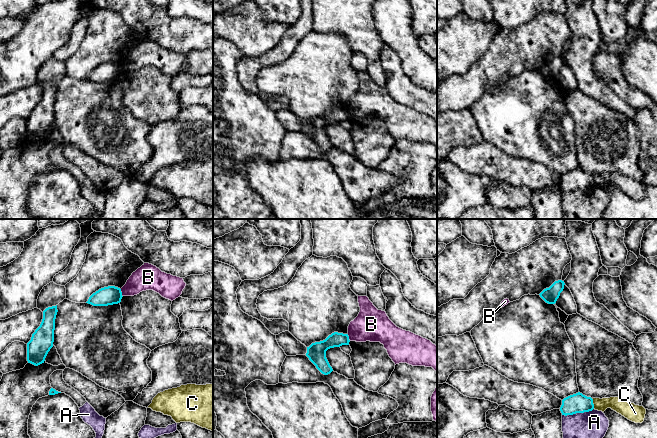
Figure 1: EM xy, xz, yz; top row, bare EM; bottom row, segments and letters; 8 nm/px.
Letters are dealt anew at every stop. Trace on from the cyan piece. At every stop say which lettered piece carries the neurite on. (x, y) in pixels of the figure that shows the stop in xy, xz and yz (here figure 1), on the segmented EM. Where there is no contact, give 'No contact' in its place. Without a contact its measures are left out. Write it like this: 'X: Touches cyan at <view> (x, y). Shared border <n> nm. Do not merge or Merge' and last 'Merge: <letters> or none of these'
A: Touches cyan at yz (577, 412). Shared border 260 nm. Do not merge
B: Touches cyan at xy (121, 293). Shared border 70 nm. Do not merge
C: Touches cyan at yz (592, 403). Shared border 90 nm. Do not merge
Merge: none of these

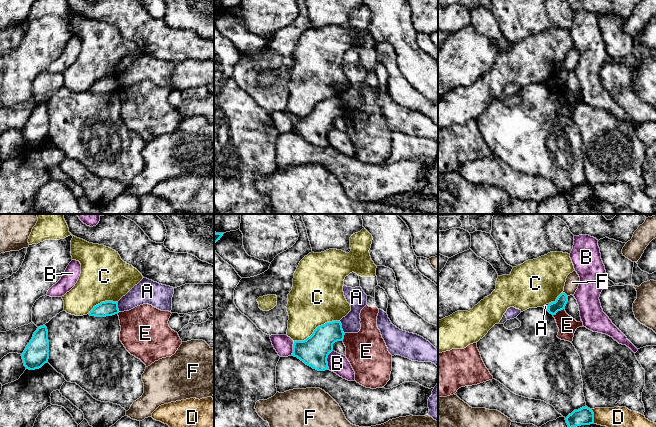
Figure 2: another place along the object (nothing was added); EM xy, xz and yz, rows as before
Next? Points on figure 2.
A: Touches cyan at xz (341, 327). Shared border 110 nm. Do not merge
B: Touches cyan at xz (326, 360). Shared border 170 nm. Do not merge
C: Touches cyan at xz (316, 328). Shared border 400 nm. Do not merge
D: Touches cyan at yz (593, 416). Shared border 120 nm. Do not merge
E: Touches cyan at yz (558, 310). Shared border 110 nm. Do not merge
F: Touches cyan at yz (565, 294). Shared border 50 nm. Merge
Merge: F

